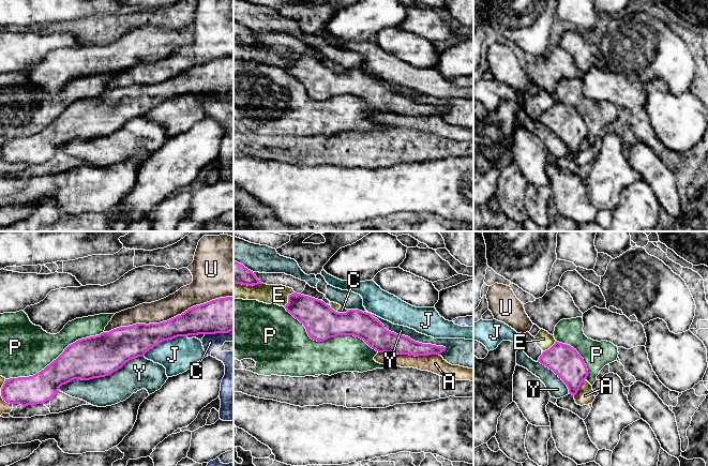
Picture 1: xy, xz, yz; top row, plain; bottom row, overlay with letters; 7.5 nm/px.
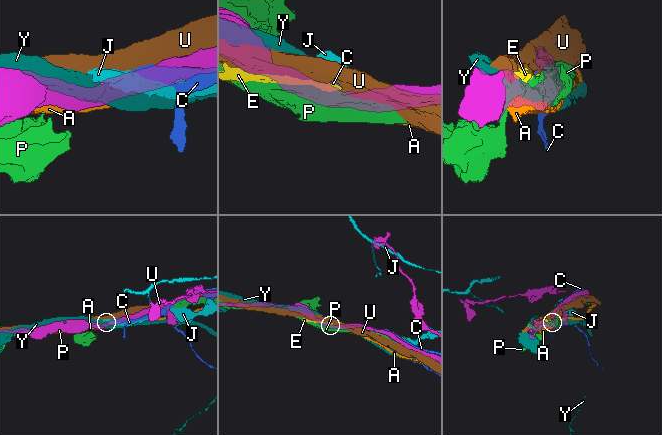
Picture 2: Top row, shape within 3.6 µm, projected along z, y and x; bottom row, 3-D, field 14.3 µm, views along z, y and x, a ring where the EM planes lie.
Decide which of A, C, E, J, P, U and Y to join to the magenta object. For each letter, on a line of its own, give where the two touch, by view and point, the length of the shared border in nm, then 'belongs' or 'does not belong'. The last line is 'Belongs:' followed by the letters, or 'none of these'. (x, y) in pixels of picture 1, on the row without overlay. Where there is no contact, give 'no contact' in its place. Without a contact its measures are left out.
A: xz (408, 114) | 460 nm | does not belong
C: xy (219, 92) | 220 nm | does not belong
E: xz (288, 59) | 140 nm | does not belong
J: xy (164, 100) | 360 nm | does not belong
P: xz (329, 98) | 800 nm | does not belong
U: xy (169, 79) | 1000 nm | does not belong
Y: xz (397, 94) | 800 nm | does not belong
Belongs: none of these

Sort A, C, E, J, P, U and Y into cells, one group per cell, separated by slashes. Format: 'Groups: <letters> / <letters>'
Groups: A / C E / J / P / U / Y

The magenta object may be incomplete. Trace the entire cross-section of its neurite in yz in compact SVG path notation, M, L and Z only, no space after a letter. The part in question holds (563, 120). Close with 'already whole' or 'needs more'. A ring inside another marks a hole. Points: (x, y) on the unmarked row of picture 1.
M557 101L549 109L542 112L538 122L552 130L567 145L572 155L577 153L588 136L584 119L576 109Z; already whole

